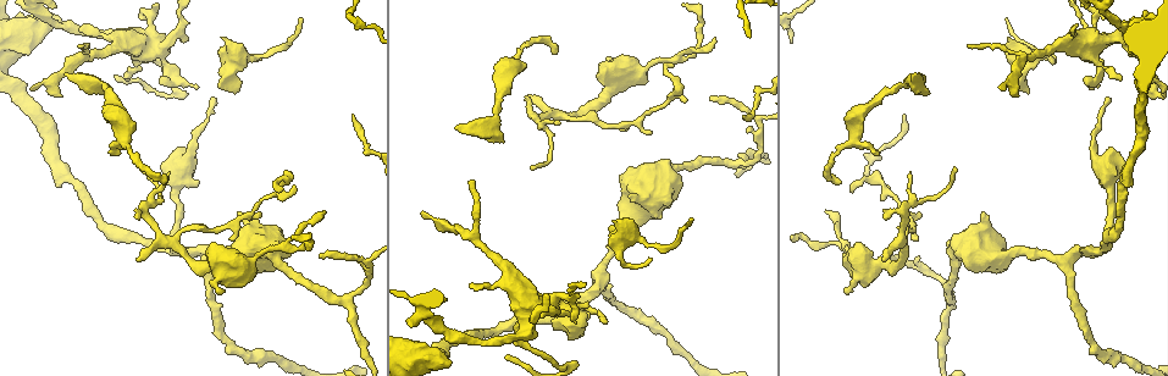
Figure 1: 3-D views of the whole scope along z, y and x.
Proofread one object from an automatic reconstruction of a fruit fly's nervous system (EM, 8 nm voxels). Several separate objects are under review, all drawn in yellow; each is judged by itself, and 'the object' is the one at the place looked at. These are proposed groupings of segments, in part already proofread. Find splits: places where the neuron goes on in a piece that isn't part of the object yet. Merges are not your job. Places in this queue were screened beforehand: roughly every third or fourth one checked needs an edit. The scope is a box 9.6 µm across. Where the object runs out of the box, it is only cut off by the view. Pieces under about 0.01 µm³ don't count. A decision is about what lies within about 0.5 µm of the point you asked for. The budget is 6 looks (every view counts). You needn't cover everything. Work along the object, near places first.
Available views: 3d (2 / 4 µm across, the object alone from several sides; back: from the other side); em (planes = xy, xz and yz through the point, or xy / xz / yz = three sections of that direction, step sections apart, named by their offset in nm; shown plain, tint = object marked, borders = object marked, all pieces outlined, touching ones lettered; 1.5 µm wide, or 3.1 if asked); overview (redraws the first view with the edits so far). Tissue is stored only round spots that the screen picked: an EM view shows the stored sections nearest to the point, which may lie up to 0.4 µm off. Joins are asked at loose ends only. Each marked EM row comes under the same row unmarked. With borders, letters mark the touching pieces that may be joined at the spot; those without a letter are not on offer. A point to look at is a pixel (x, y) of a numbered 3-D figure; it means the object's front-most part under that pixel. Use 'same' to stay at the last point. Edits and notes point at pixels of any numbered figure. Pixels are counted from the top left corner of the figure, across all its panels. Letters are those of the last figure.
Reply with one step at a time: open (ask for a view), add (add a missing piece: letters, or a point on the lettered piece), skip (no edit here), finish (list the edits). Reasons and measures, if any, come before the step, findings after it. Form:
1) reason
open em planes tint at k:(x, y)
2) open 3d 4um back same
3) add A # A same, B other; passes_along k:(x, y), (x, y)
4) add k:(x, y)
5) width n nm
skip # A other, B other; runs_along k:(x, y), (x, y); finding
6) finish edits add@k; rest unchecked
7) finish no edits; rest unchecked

an open end
open em planes borders at 1:(627, 195)

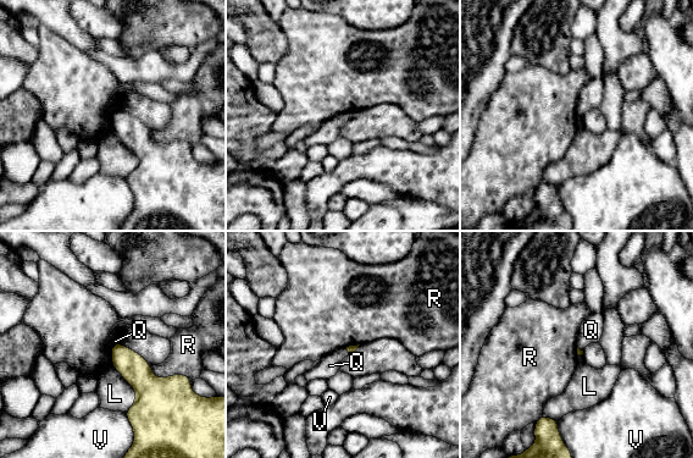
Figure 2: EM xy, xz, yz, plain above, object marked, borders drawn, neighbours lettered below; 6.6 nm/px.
skip # L other, Q other, R other, V other; border 2:(149, 364), (157, 376), (188, 378); no lettered piece goes on from it

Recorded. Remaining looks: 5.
an open end
open em xy step 4 borders at 1:(186, 39)

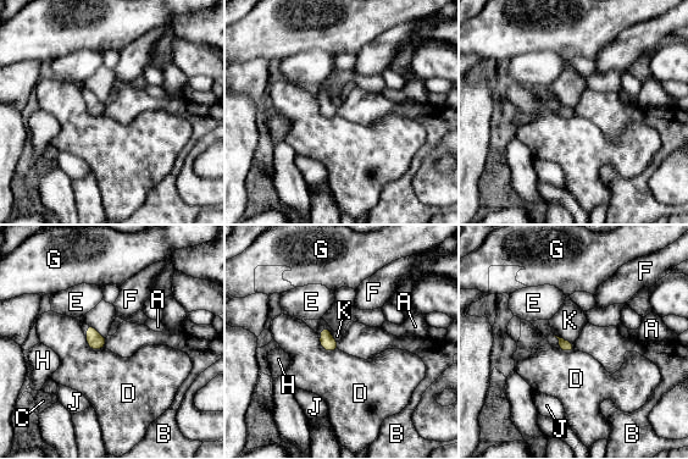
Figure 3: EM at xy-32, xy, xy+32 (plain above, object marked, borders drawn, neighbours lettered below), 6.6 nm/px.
cut it another way
open em planes borders same

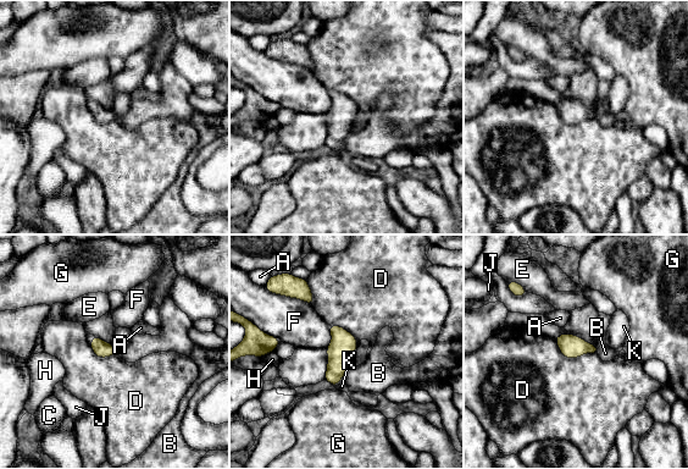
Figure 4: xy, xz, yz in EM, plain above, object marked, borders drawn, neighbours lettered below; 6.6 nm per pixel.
width 110 nm; longest_contact D 320 nm
skip # A other, B other, C other, D other, E other, F other, G other, H other, J other, K other; no lettered piece goes on from it

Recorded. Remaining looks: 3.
free end
open em xz step 4 tint at 1:(261, 60)

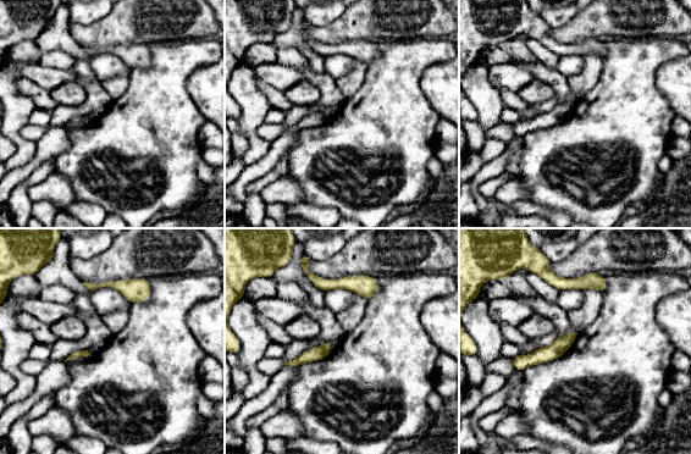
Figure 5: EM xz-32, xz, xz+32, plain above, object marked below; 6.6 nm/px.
open em planes borders same

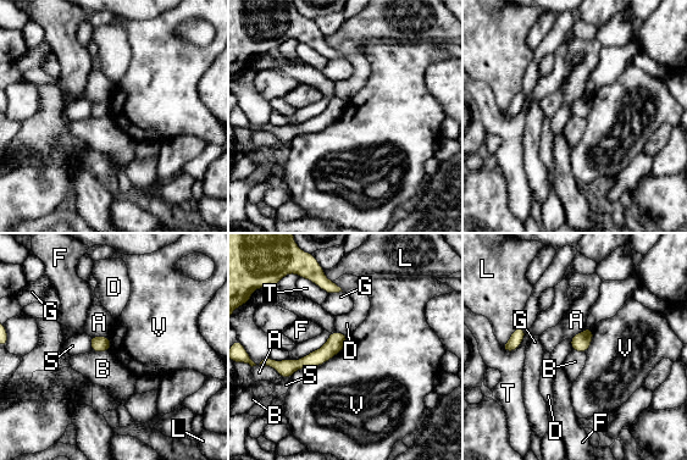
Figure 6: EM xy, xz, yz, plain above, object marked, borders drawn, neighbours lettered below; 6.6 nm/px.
skip # A other, B other, D other, F other, G other, L other, S other, T other, V other; border 6:(92, 349), (97, 352), (109, 350); none of them fits

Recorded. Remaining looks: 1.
finish no edits; rest unchecked

